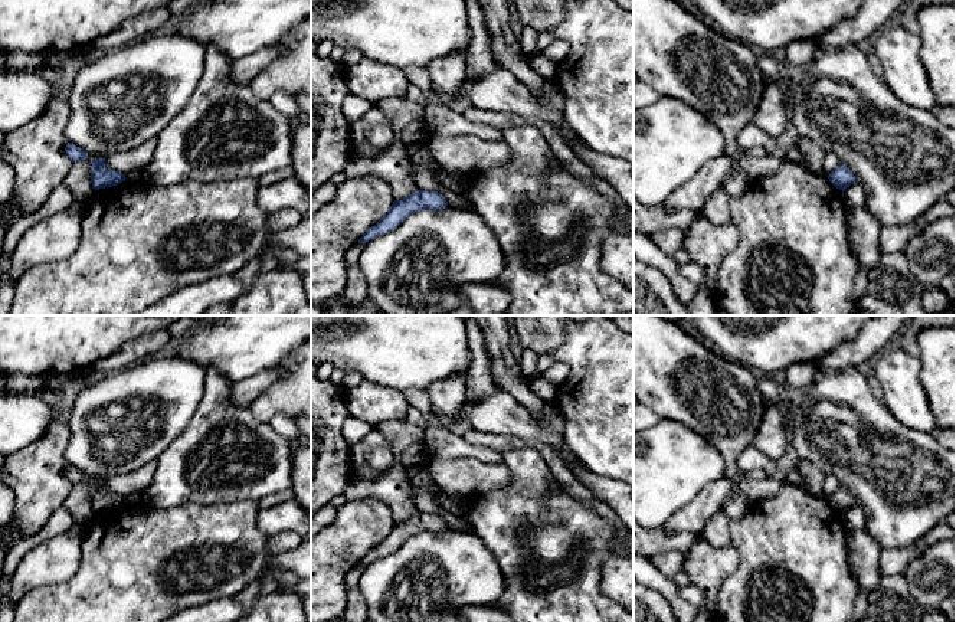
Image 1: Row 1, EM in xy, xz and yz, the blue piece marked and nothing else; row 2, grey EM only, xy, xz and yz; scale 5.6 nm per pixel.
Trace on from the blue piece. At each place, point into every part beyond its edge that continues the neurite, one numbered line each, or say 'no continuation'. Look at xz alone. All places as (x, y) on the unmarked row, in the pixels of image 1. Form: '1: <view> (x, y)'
no continuation

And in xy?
no continuation

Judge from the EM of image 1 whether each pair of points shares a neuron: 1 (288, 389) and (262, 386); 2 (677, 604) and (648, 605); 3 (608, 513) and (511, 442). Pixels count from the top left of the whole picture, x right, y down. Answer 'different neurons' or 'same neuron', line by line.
1: different neurons
2: different neurons
3: same neuron

